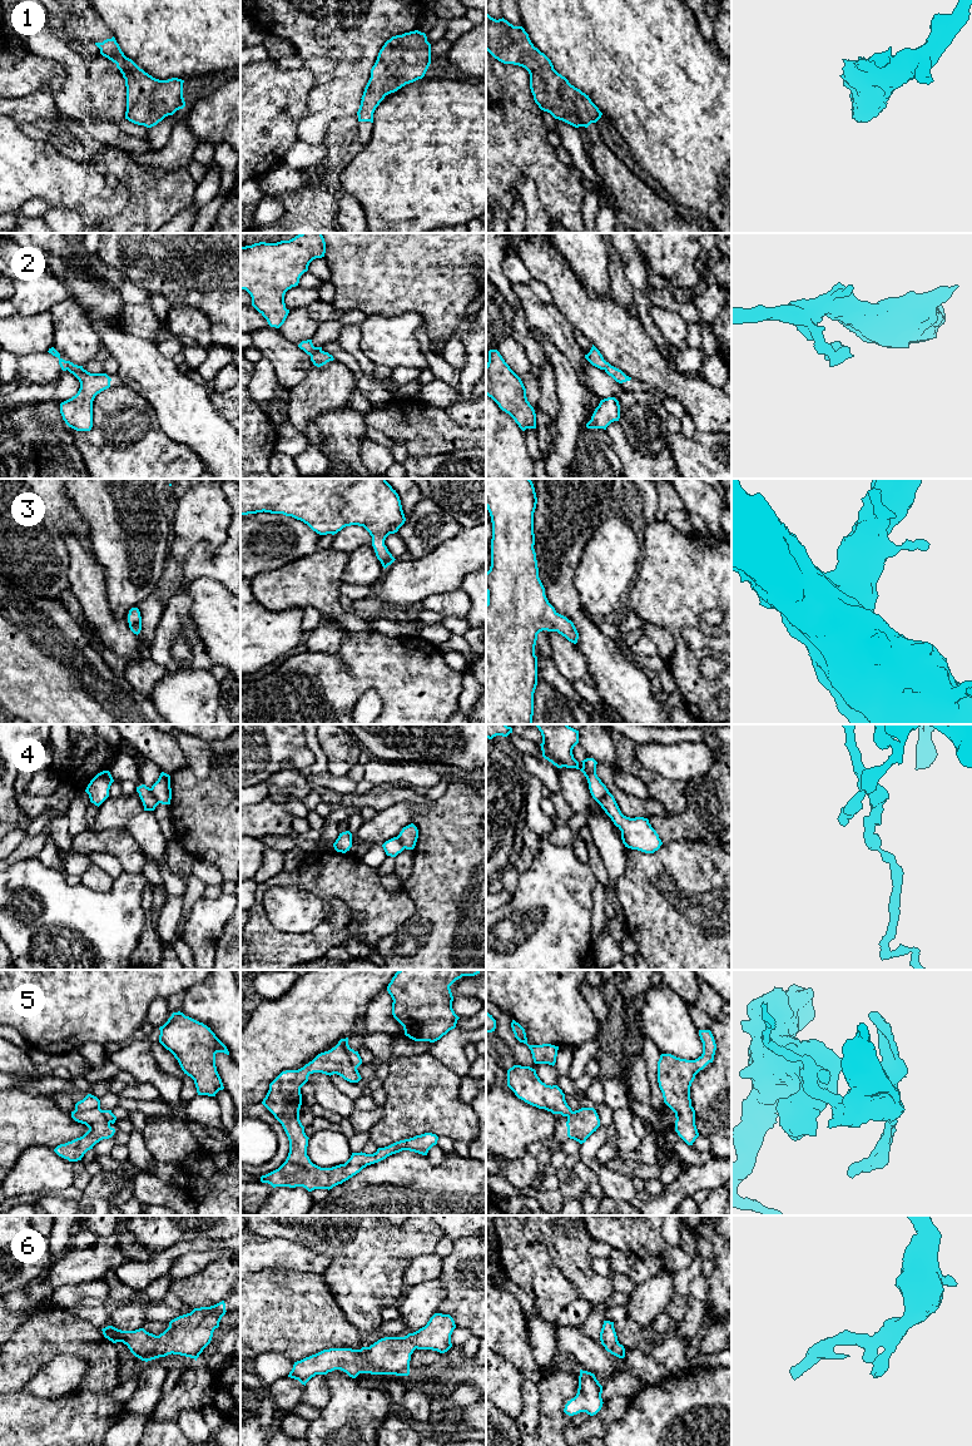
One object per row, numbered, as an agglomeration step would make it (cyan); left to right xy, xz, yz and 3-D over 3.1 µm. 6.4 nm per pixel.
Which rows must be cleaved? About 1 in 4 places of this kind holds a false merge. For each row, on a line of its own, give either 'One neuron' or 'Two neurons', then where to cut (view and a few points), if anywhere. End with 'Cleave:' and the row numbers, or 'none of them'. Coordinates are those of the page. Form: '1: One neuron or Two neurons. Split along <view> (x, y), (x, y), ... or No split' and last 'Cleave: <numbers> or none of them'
1: One neuron. No split
2: One neuron. No split
3: One neuron. No split
4: Two neurons. Split along xy (149, 788), (158, 803)
5: Two neurons. Split along xz (336, 1045), (347, 1053), (356, 1069)
6: One neuron. No split
Cleave: 4, 5

